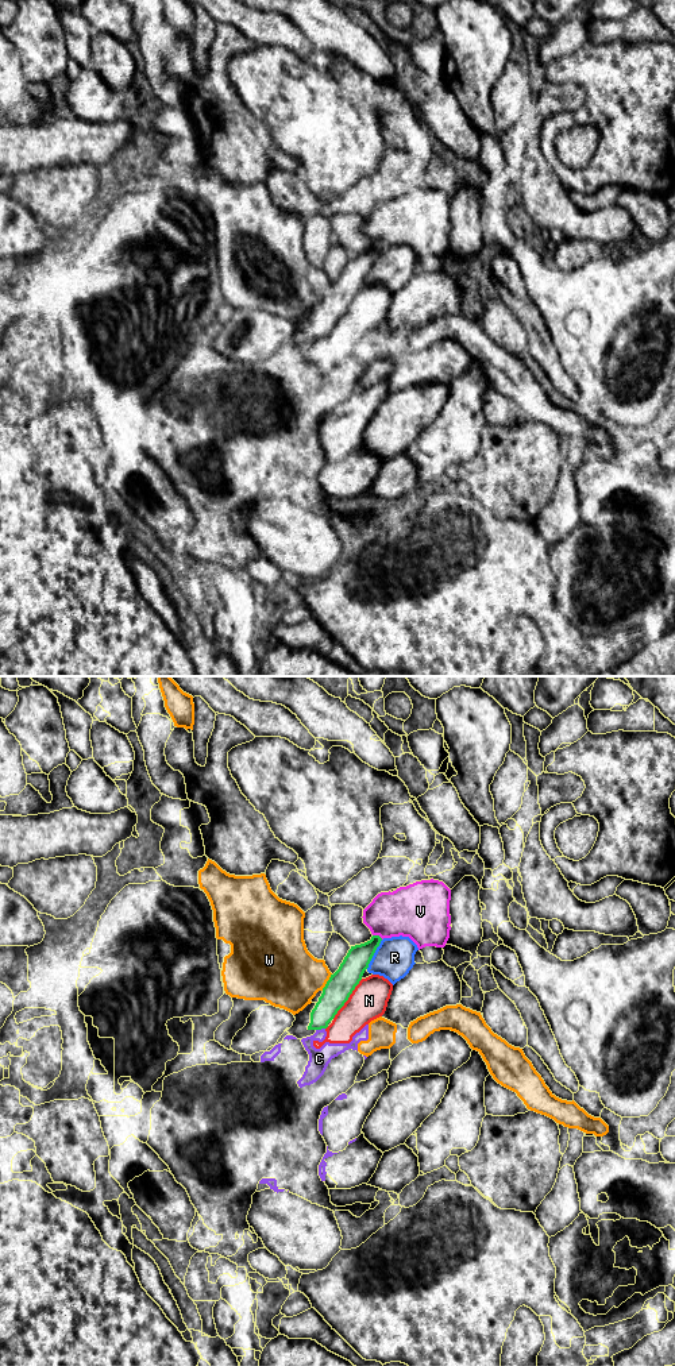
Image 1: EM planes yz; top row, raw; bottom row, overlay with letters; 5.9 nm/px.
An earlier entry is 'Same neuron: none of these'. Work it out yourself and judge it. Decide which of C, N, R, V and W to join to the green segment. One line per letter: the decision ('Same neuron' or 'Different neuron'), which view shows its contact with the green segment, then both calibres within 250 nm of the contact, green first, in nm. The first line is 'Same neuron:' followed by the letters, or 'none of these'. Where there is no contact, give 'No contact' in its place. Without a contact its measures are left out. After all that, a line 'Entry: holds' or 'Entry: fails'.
Same neuron: none of these
C: Different neuron. Touches green in yz. Thickness 160 nm (green) against 130 nm
N: Different neuron. Touches green in yz. Thickness 160 nm (green) against 220 nm
R: Different neuron. Touches green in yz. Thickness 160 nm (green) against 240 nm
V: Different neuron. Touches green in yz. Thickness 150 nm (green) against 300 nm
W: Different neuron. Touches green in yz. Thickness 160 nm (green) against 380 nm
Entry: holds

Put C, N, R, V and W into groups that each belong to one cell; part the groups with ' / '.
C N / R / V / W

